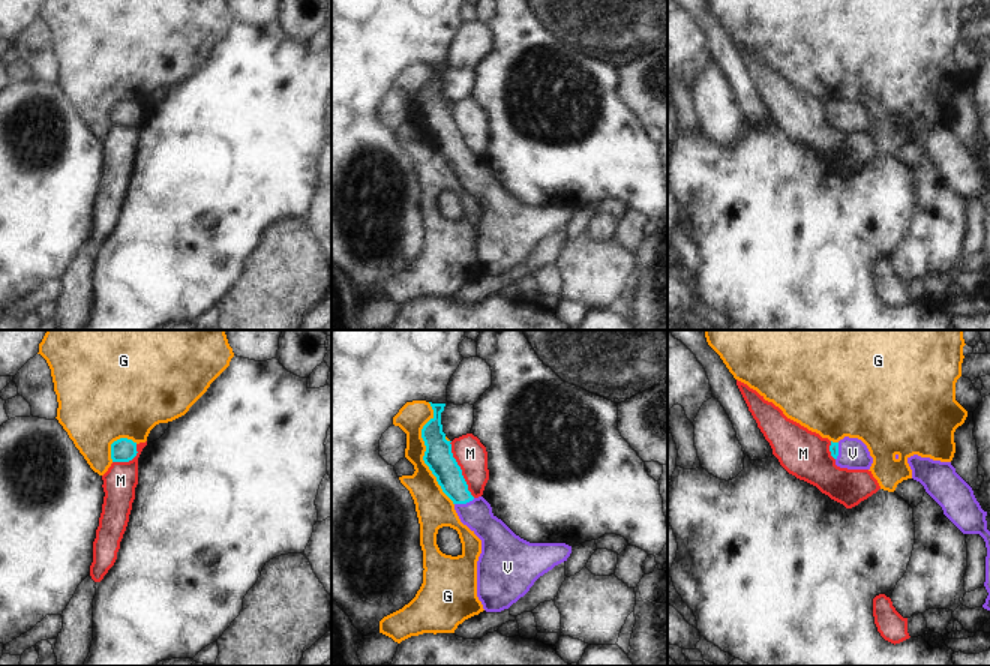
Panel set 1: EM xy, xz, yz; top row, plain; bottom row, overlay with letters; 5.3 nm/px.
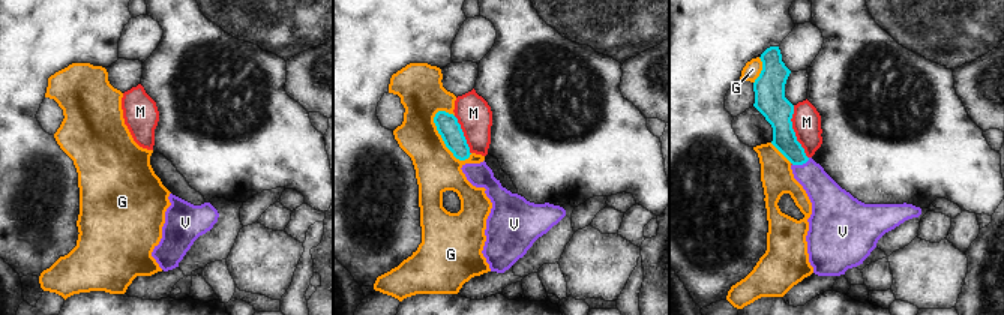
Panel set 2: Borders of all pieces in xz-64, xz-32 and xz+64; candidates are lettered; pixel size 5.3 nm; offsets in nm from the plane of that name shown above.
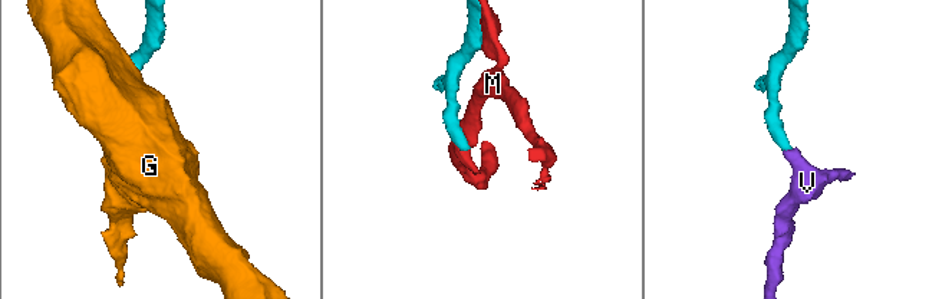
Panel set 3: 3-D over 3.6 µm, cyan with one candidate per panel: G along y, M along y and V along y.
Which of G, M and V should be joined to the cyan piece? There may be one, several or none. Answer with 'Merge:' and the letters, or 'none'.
Merge: V

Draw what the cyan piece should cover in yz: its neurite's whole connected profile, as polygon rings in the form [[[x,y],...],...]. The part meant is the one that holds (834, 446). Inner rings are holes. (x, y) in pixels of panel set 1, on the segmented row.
[[[844,436],[838,442],[830,446],[836,465],[848,470],[870,470],[873,458],[867,446],[858,438]]]

